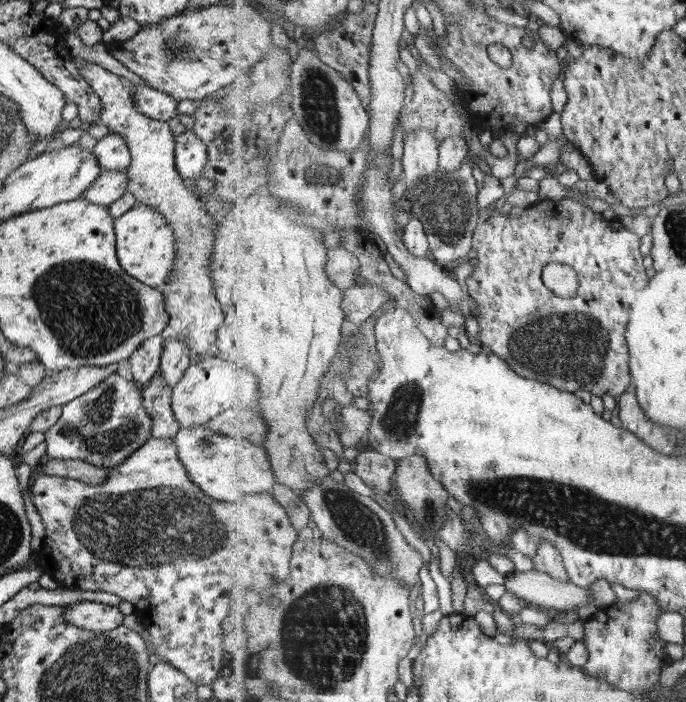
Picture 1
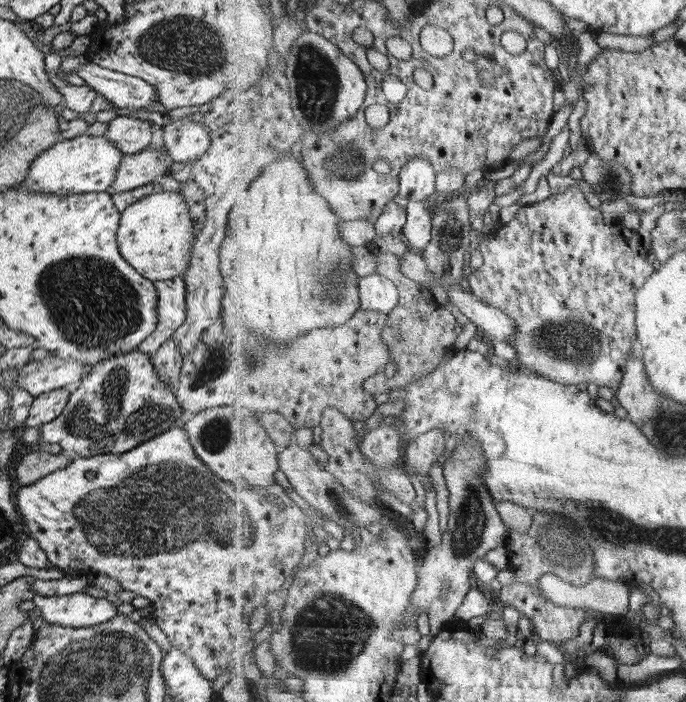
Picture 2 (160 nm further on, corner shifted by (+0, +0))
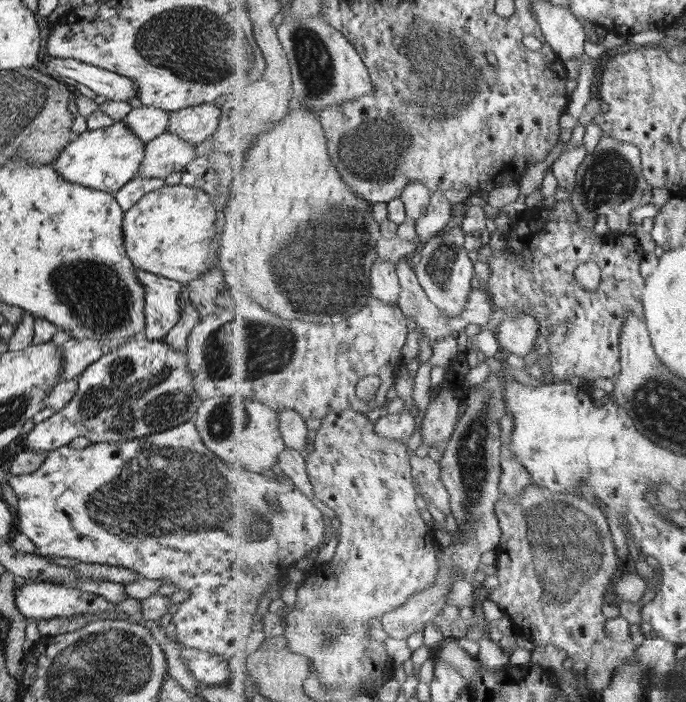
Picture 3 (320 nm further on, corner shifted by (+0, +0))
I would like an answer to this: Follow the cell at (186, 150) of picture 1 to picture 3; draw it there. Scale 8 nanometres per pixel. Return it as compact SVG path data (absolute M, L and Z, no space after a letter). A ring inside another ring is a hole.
M214 102L185 107L169 113L165 131L197 146L214 133L219 115L220 108Z

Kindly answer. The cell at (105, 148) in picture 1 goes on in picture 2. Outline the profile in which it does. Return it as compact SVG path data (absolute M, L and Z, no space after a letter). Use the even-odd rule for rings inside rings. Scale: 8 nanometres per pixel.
M116 115L107 122L103 135L122 152L122 156L125 156L144 149L149 144L155 128L156 126L148 121Z

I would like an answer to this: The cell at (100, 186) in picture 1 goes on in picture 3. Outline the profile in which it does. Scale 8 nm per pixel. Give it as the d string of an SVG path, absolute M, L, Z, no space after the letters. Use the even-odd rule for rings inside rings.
M163 131L156 137L153 137L149 142L146 142L145 154L136 172L136 176L142 176L141 178L165 179L165 176L171 174L171 172L184 169L193 160L195 157L195 147L191 143L182 141L176 134Z

